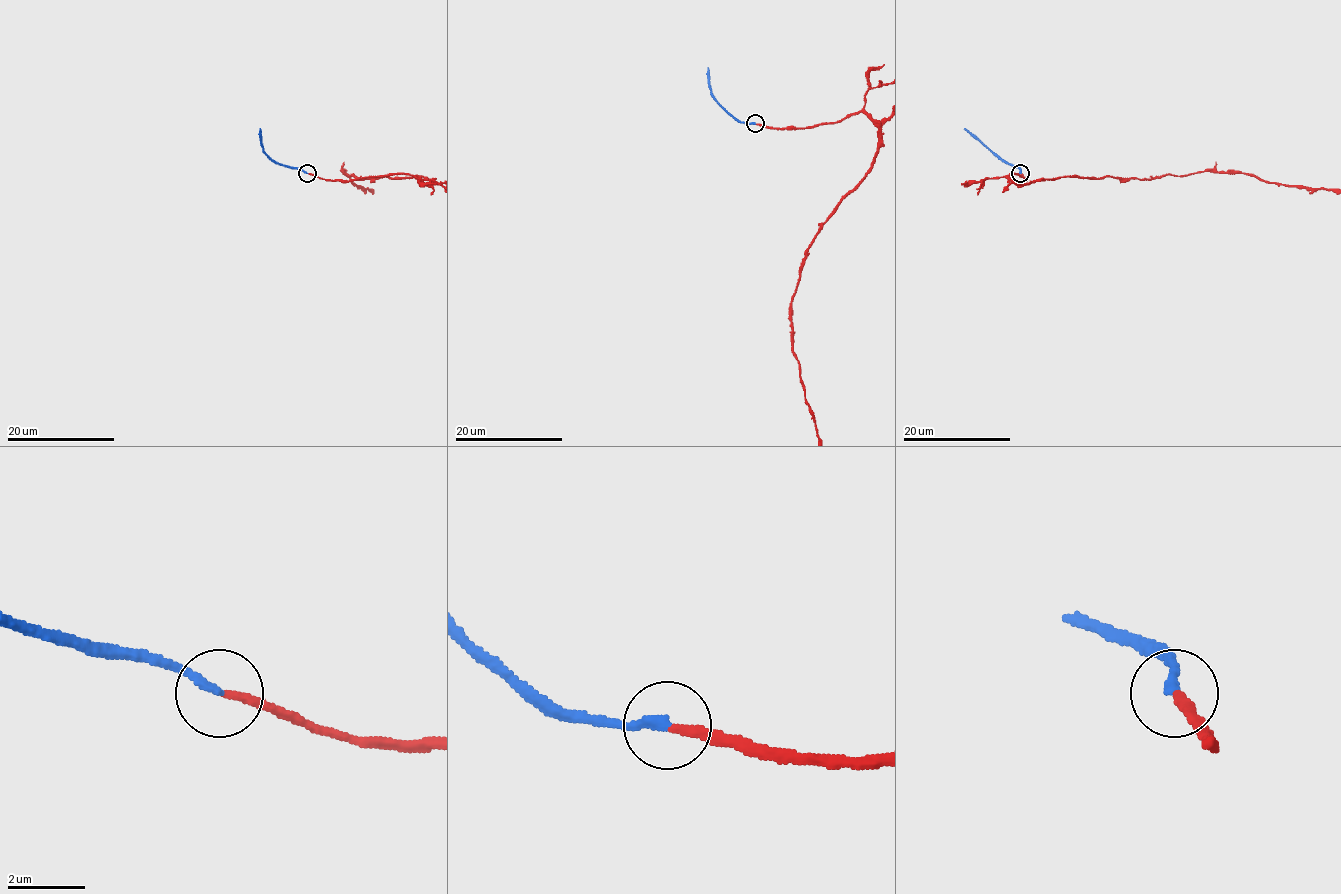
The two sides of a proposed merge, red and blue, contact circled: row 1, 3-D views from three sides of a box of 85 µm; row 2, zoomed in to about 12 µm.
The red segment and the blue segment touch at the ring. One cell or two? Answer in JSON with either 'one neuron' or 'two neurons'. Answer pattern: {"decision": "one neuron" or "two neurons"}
{"decision": "one neuron"}

